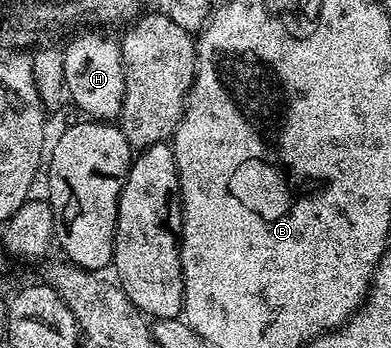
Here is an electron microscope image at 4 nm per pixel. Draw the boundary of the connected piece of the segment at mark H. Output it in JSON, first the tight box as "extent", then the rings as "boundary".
{"extent":[64,30,125,122],"boundary":[[[89,30],[86,34],[74,33],[65,42],[64,89],[73,97],[73,102],[82,110],[84,117],[98,122],[113,122],[121,117],[121,105],[125,95],[125,69],[121,63],[121,44],[100,34],[97,30]]]}

